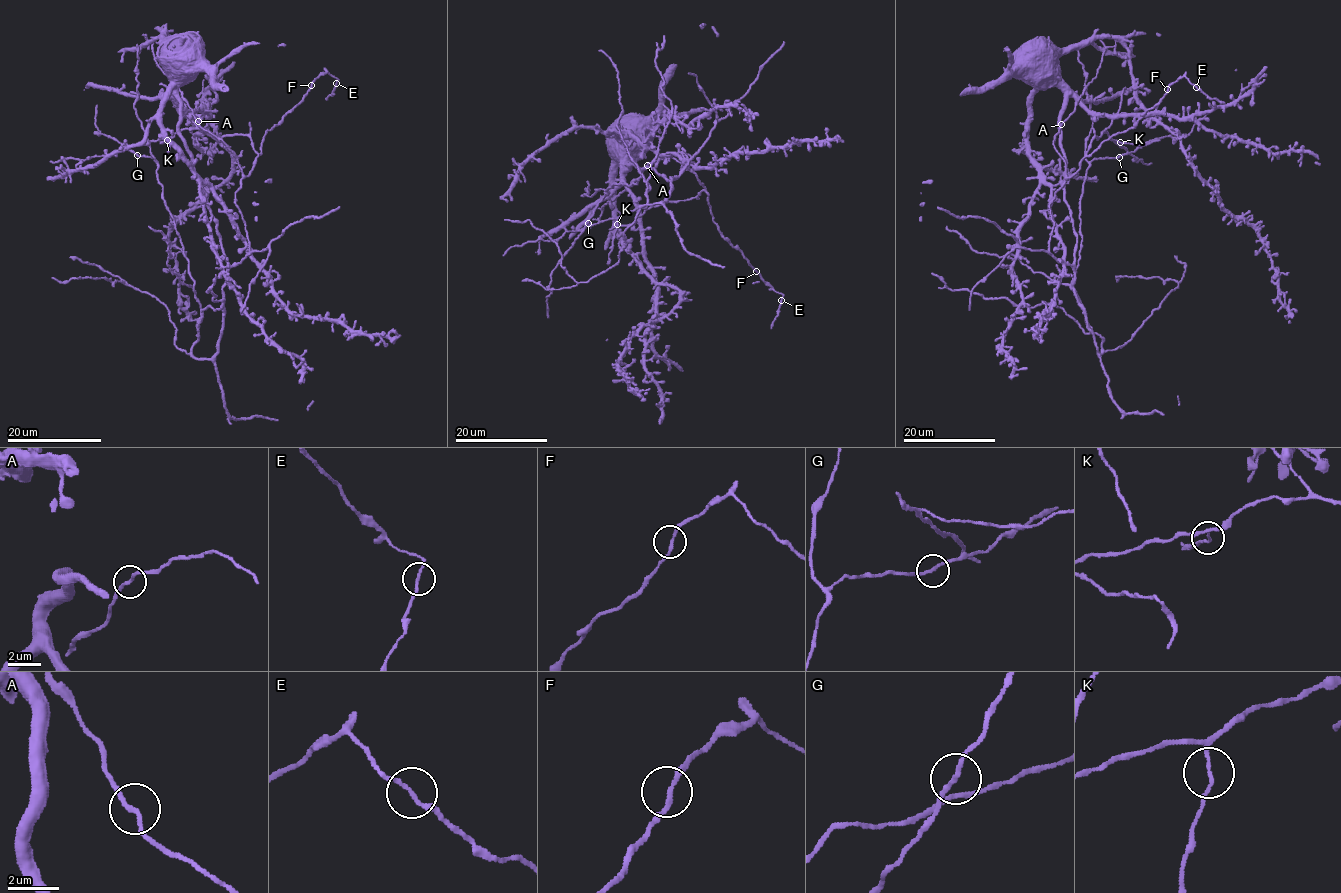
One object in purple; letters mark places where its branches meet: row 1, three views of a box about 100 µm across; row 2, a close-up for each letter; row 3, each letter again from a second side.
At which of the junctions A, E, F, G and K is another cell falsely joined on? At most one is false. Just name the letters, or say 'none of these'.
none of these

